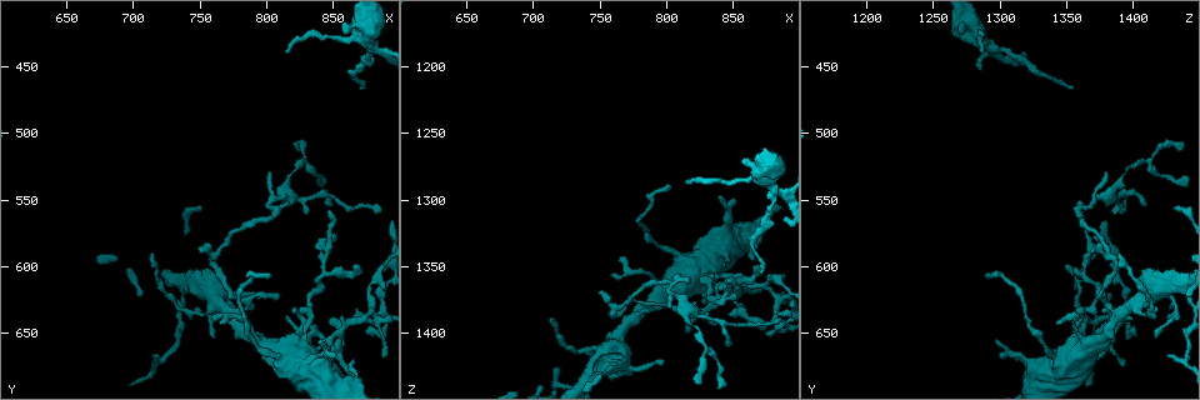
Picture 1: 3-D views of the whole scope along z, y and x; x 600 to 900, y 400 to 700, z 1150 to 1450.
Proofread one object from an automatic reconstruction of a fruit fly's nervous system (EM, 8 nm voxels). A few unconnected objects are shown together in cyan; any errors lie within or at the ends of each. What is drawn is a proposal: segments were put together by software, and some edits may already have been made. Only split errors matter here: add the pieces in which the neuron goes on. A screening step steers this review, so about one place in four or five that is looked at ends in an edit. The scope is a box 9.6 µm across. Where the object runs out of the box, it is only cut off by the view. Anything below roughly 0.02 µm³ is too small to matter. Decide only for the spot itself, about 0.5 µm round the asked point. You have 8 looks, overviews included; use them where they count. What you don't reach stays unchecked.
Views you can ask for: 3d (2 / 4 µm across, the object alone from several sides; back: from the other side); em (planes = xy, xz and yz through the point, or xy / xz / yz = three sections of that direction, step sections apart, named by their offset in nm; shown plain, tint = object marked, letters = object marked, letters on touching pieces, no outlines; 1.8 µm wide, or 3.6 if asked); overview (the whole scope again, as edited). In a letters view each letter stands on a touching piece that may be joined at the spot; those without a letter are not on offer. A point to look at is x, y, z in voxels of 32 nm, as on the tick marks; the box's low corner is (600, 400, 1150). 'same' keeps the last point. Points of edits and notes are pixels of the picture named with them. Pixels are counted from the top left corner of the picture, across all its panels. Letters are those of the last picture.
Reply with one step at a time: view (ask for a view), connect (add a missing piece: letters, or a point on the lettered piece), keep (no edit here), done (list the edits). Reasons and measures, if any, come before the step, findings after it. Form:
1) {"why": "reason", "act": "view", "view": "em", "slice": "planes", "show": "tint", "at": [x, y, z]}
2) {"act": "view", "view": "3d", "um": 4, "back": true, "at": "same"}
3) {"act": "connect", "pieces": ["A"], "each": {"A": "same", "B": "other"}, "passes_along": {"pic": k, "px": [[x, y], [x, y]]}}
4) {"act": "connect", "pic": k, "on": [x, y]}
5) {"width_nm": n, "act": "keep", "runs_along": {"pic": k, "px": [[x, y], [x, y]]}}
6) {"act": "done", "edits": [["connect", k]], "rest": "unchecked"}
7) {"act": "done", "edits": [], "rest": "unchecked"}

{"why": "an open end", "act": "view", "view": "em", "slice": "planes", "show": "letters", "at": [750, 590, 1366]}

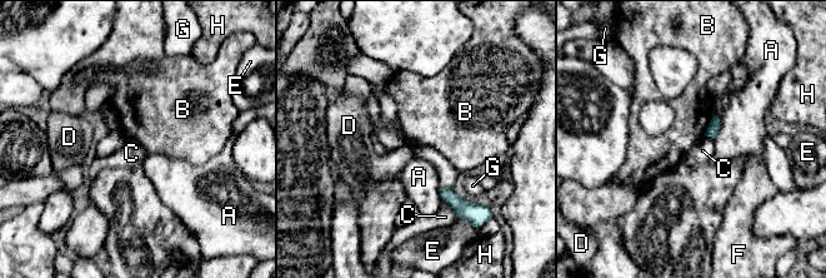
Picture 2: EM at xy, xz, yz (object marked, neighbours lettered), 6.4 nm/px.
{"width_nm": 80, "act": "keep", "each": {"A": "other", "B": "other", "C": "other", "D": "other", "E": "other", "F": "other", "G": "other", "H": "other"}, "border": {"pic": 2, "px": [[714, 114], [704, 135]]}, "found": "no lettered piece goes on from it"}

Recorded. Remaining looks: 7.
{"why": "thin end", "act": "view", "view": "3d", "um": 2, "back": true, "at": [764, 642, 1344]}

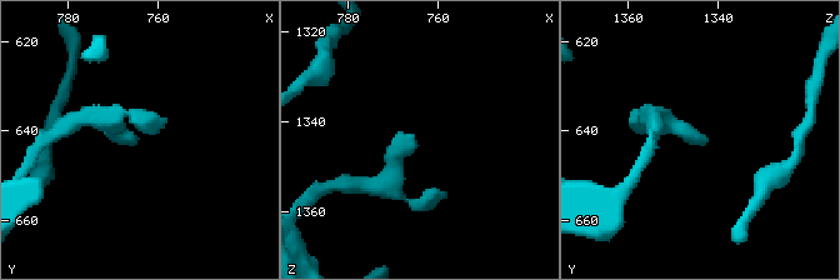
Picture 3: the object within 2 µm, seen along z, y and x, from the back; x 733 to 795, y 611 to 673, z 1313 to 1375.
{"why": "need the tissue", "act": "view", "view": "em", "slice": "planes", "show": "letters", "at": [766, 642, 1342]}

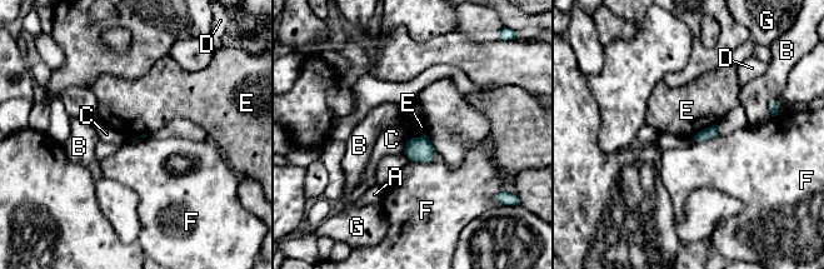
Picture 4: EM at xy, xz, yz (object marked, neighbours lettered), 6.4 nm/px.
{"longest_contact_nm": ["F", 190], "act": "keep", "each": {"A": "other", "B": "other", "C": "other", "D": "other", "E": "other", "F": "other", "G": "other"}, "border": {"pic": 4, "px": [[715, 124], [702, 129], [693, 138]]}, "found": "no lettered piece goes on from it"}

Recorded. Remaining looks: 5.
{"why": "tapers out", "act": "view", "view": "3d", "um": 4, "at": [872, 466, 1354]}

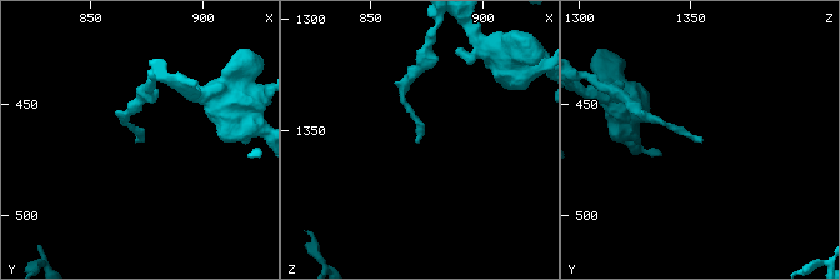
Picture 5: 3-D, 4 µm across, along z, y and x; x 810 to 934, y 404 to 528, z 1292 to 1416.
{"why": "need the tissue", "act": "view", "view": "em", "slice": "xz", "step": 16, "show": "letters", "at": [870, 466, 1356]}

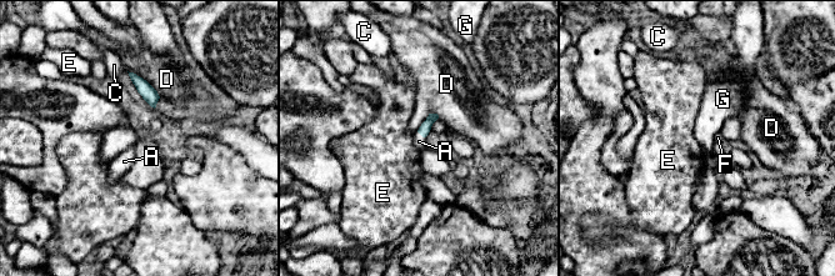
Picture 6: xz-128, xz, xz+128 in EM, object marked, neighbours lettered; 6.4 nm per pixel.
{"longest_contact_nm": ["D", 280], "act": "connect", "pieces": ["A"], "each": {"A": "same", "C": "other", "D": "other", "E": "other", "F": "other", "G": "other"}, "passes_along": {"pic": 6, "px": [[425, 128], [421, 135], [419, 141]]}, "found": "it goes on there"}

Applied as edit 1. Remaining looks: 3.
{"act": "done", "edits": [["connect", 6]], "rest": "unchecked"}

